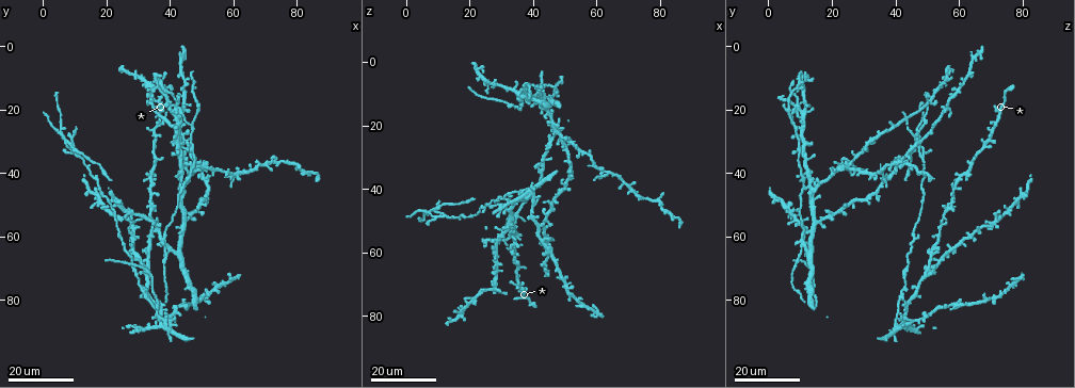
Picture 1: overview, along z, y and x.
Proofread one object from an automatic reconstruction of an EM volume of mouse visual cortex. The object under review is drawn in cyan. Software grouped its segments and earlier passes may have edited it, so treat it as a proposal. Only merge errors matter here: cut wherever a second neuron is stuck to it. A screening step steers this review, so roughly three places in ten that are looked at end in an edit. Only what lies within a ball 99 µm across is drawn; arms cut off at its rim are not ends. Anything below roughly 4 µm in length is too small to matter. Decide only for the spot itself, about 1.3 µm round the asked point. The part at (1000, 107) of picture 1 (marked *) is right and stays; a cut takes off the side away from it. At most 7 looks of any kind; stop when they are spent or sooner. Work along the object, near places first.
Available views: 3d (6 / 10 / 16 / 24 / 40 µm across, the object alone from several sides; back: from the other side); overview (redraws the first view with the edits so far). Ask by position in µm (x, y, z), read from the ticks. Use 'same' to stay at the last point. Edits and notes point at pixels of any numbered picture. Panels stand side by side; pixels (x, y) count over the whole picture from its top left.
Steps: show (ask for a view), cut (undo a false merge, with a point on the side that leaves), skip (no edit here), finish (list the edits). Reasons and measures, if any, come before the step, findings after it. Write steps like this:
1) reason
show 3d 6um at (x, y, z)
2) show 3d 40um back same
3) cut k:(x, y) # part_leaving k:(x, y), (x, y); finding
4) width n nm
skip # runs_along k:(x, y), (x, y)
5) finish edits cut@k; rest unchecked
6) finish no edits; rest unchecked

thin arm on a thick one
show 3d 24um at (47, 25, 9)

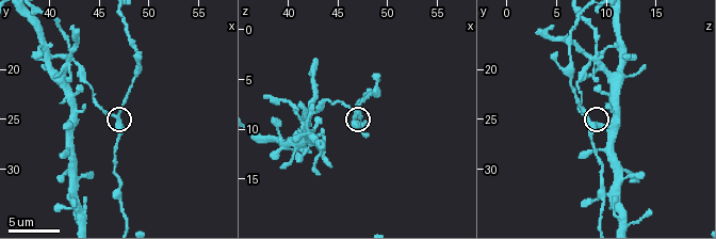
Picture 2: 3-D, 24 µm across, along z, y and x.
zoom in
show 3d 6um at (46.8, 24.8, 8.0)

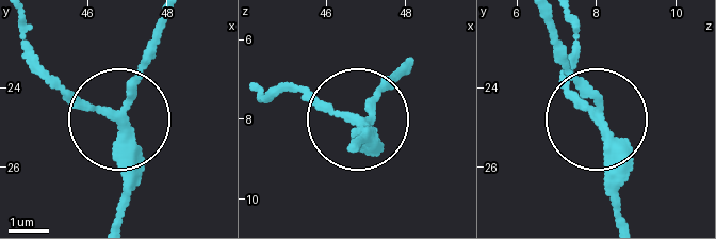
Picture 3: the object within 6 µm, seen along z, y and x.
width 210 nm
skip # runs_along 3:(123, 212), (123, 130), (28, 52); all the same neuron

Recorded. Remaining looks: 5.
a fork
show 3d 24um at (64, 39, 35)

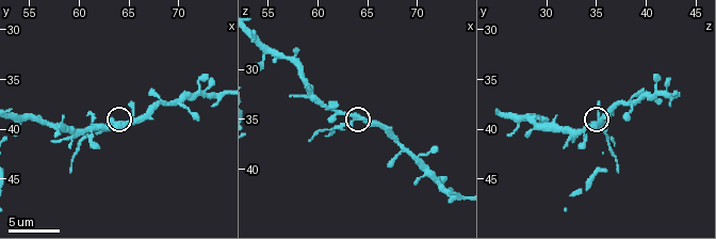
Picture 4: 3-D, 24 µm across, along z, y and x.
show 3d 6um at (63.8, 39.4, 34.8)

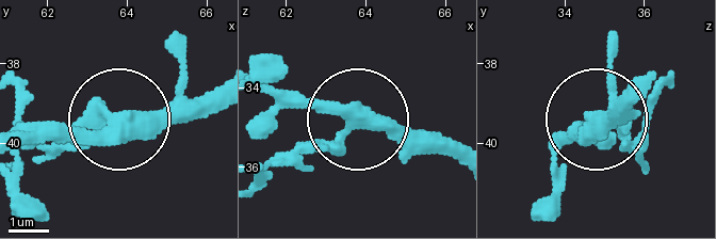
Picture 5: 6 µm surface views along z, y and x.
arms 3
cut 5:(296, 147) # part_leaving 5:(337, 139), (259, 165); two neurons meet here

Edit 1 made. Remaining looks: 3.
see it whole again
show overview

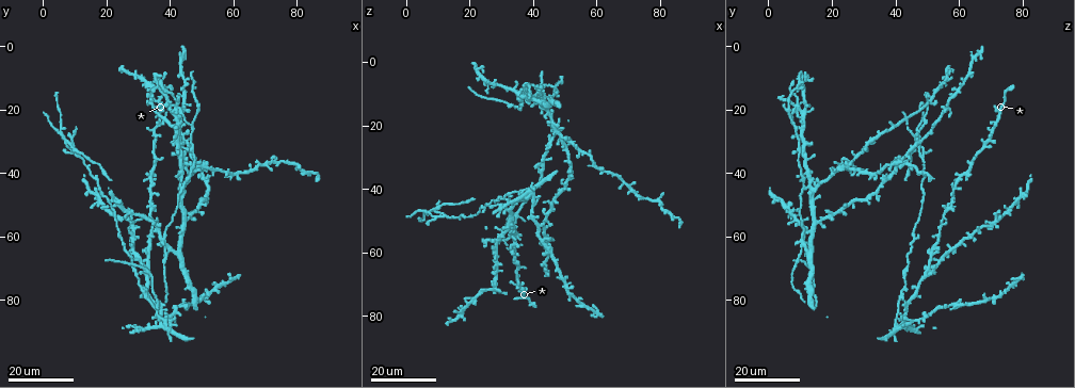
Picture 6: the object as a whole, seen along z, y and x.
side arm on a straight run
show 3d 24um at (13, 35, 48)

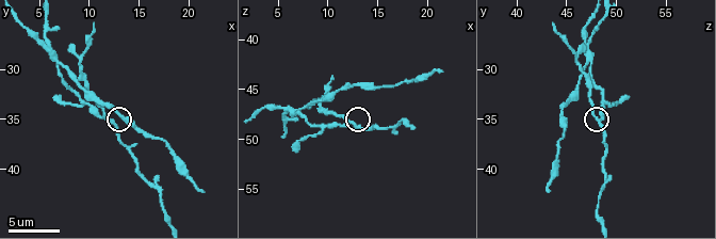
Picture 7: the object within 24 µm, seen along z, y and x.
closer look
show 3d 6um at (11.8, 35.0, 48.2)

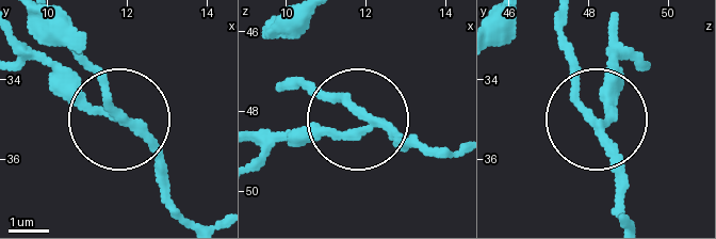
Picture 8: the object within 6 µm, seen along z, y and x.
side_arm 13 um
cut 8:(100, 74) # part_leaving 8:(595, 118), (557, 20); a second neuron is stuck on

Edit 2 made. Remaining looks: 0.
finish edits cut@5, cut@8; rest unchecked

